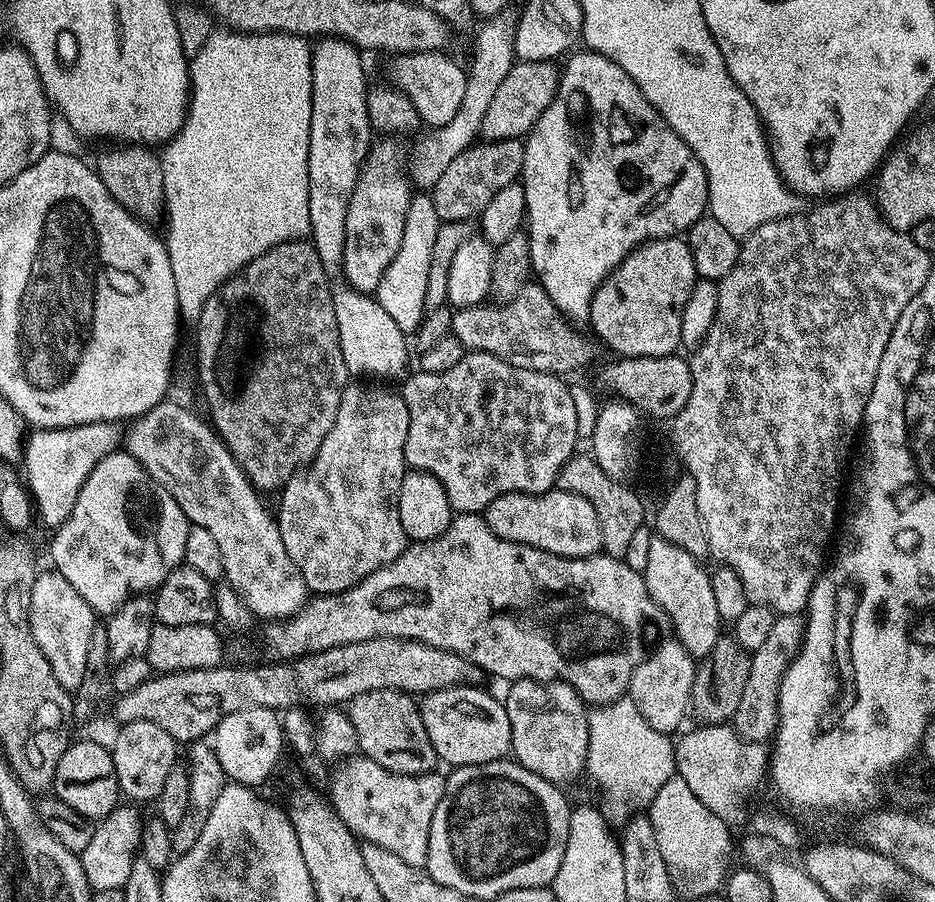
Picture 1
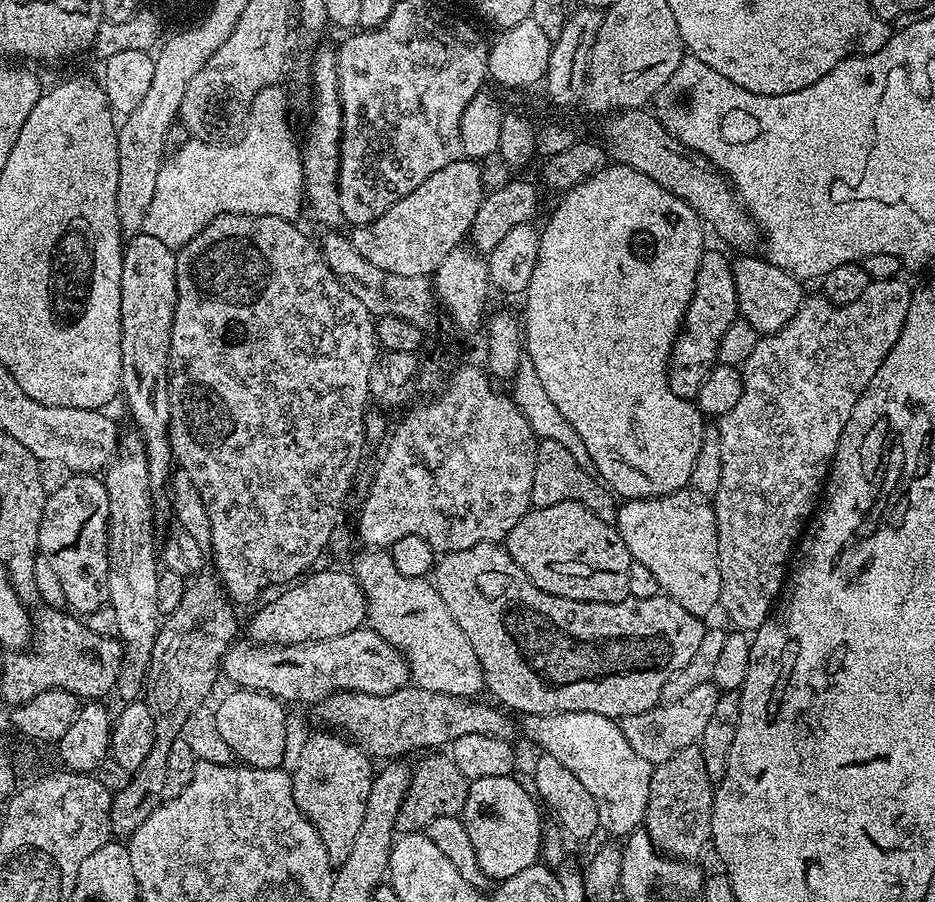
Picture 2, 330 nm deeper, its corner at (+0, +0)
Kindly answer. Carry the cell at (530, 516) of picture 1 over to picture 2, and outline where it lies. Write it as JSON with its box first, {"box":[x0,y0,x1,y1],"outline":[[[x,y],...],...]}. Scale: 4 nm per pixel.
{"box":[506,502,632,602],"outline":[[[554,502],[554,506],[545,508],[532,508],[510,530],[506,547],[510,558],[542,590],[546,590],[552,596],[561,596],[571,600],[585,600],[586,602],[618,602],[628,596],[627,578],[632,565],[632,555],[622,542],[619,532],[613,525],[602,522],[598,514],[586,510],[578,502]]]}

